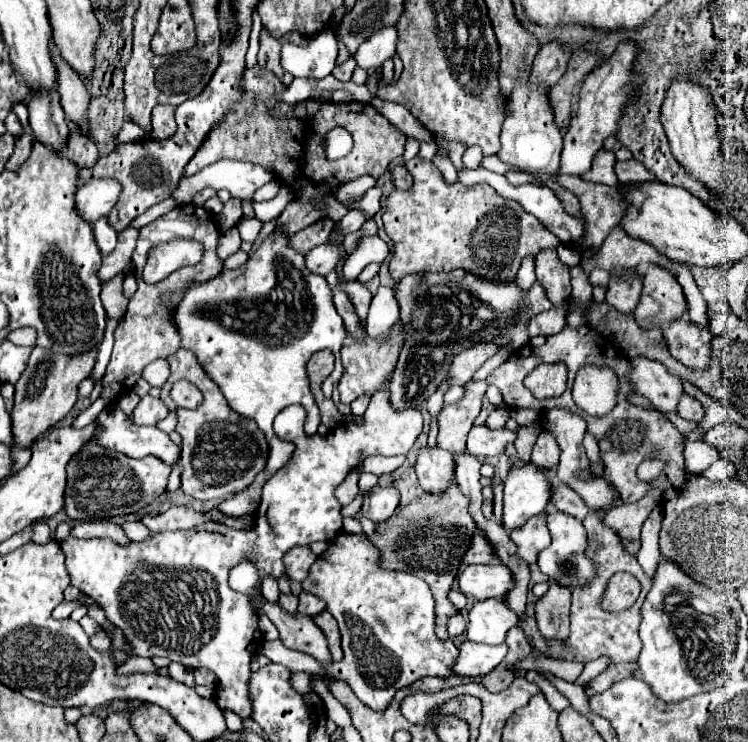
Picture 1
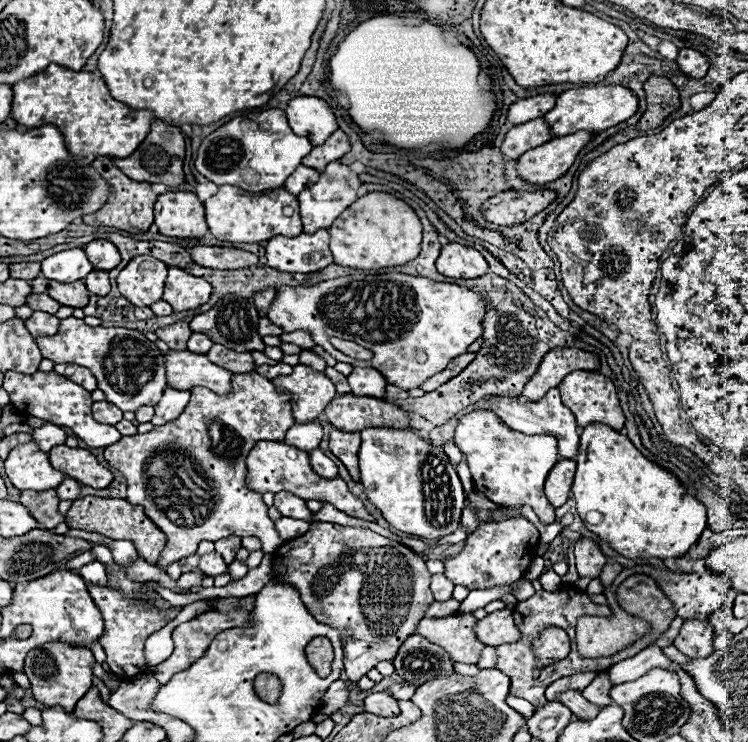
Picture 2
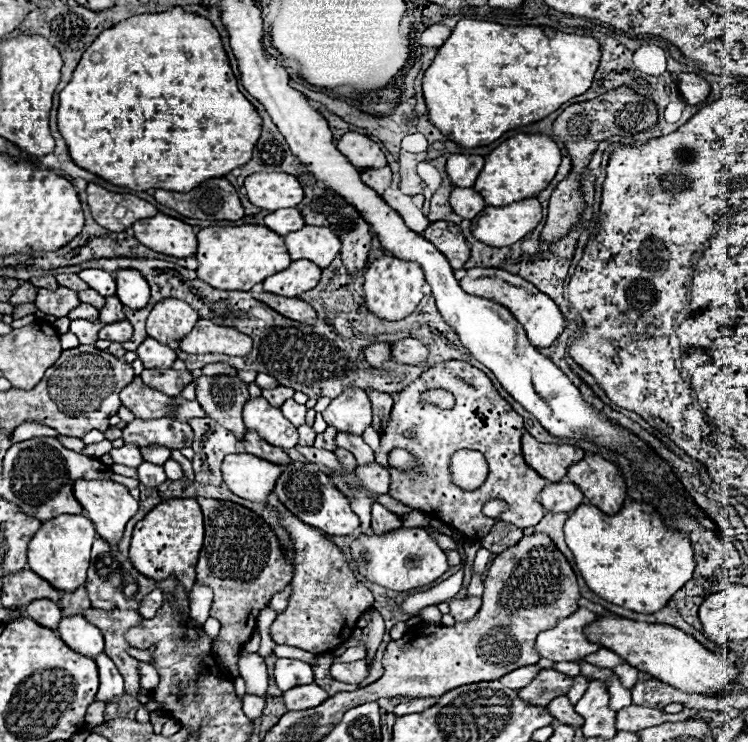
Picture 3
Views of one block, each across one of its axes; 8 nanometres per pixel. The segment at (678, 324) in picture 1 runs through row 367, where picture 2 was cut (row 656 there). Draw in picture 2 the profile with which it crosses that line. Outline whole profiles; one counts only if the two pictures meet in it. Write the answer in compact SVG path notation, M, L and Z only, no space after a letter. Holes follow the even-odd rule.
M686 620L680 634L674 640L674 646L688 658L706 658L714 652L714 632L708 620Z

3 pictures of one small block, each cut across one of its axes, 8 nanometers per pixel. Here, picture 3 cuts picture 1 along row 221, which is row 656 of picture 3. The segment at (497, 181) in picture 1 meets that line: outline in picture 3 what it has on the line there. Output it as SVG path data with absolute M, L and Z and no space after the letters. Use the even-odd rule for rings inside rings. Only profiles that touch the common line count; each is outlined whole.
M578 608L572 616L562 618L554 628L538 634L534 644L536 652L540 654L540 658L548 658L554 662L574 662L592 654L600 646L590 644L582 634L584 626L592 620L596 620L594 612Z

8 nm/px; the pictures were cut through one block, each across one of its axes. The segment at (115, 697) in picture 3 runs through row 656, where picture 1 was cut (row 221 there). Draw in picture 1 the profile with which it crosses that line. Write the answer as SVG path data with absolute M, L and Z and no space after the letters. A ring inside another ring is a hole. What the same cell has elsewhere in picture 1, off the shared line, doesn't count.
M100 218L96 224L94 224L94 236L96 236L96 242L98 242L98 248L100 252L106 256L108 252L112 252L112 248L116 246L116 230L108 224L108 218Z

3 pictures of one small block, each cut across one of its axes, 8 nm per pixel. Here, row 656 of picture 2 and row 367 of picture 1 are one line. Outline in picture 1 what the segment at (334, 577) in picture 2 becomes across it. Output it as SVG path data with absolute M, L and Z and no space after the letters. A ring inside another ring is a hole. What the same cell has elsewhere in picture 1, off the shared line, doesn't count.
M400 322L394 324L390 340L386 344L380 344L376 340L368 340L364 344L358 344L350 334L344 340L342 346L342 364L344 364L344 374L338 382L338 392L340 392L340 400L344 404L350 404L352 400L356 400L362 394L374 394L376 390L380 390L380 384L384 384L386 376L394 370L398 354L400 354L400 344L404 342L404 338L400 336Z

